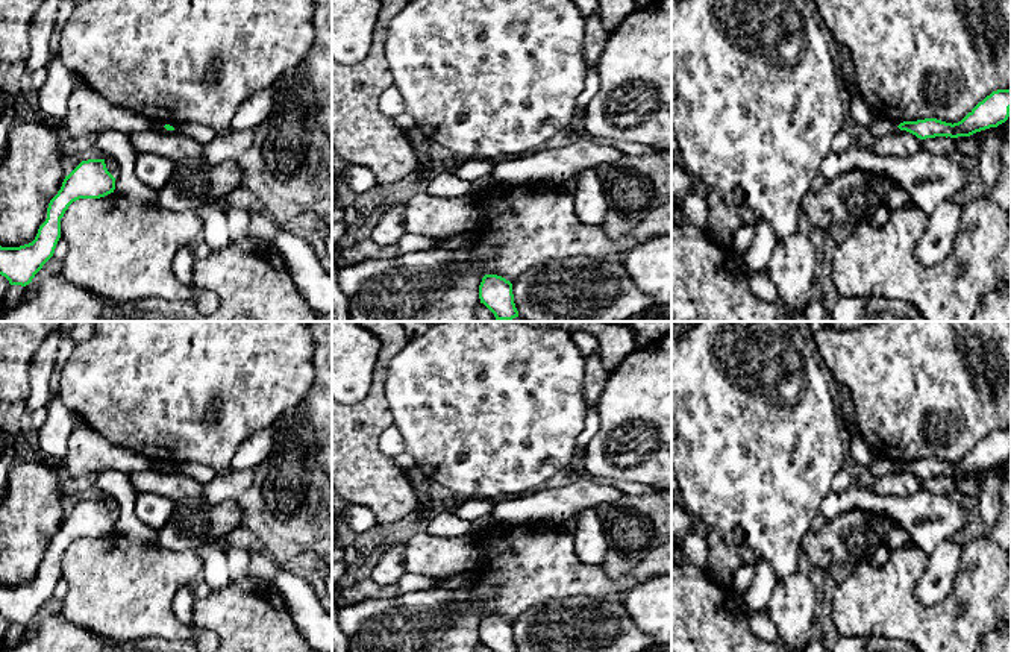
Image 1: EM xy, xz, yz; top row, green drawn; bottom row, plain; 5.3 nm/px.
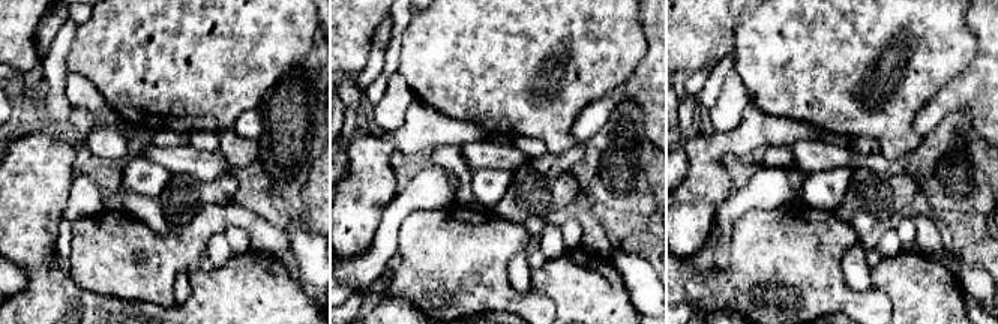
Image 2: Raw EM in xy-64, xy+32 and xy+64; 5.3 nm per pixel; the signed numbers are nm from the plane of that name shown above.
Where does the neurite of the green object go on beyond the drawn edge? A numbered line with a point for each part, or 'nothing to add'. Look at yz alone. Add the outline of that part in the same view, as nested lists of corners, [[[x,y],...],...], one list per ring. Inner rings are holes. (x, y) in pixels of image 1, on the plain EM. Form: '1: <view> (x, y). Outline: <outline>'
nothing to add

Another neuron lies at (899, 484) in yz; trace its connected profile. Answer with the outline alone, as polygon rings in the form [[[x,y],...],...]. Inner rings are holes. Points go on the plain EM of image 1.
[[[897,469],[890,475],[878,476],[873,490],[882,496],[908,497],[922,490],[922,479],[906,470]]]

